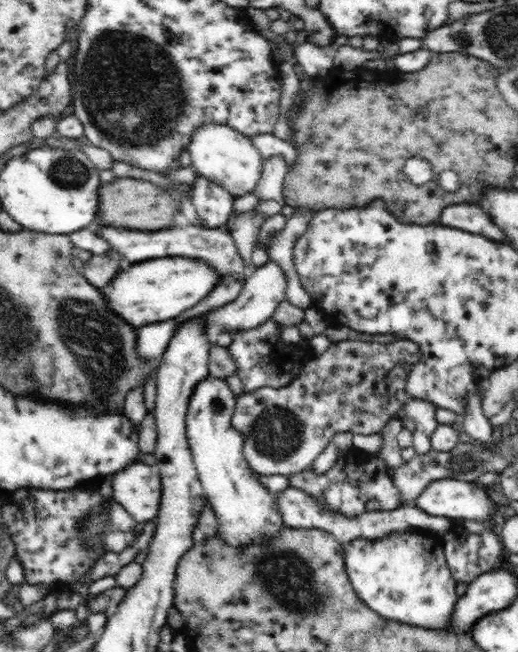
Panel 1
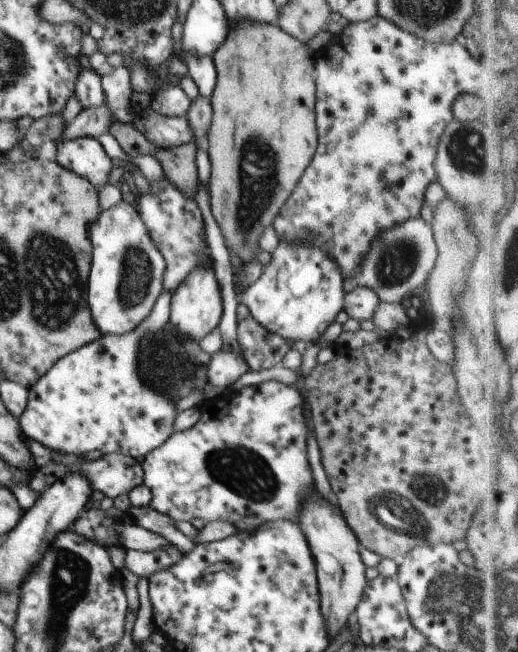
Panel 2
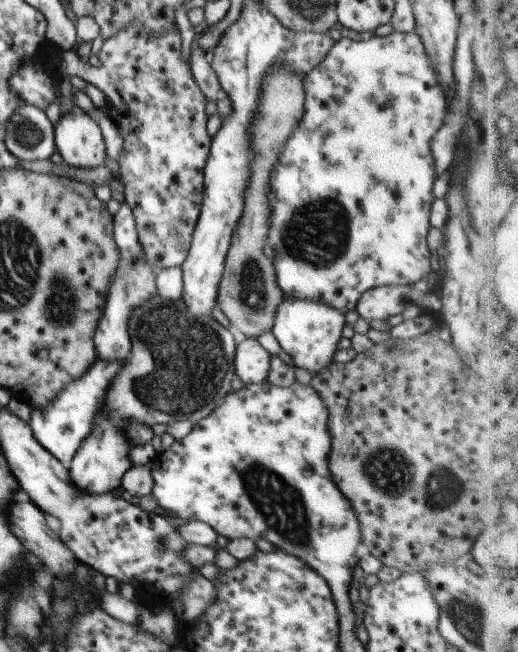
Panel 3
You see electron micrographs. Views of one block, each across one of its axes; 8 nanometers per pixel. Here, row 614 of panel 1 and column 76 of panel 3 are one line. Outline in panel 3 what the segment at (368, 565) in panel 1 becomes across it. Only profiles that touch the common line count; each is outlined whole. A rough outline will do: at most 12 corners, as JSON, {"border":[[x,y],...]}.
{"border":[[97,359],[44,409],[34,438],[64,466],[125,361]]}

